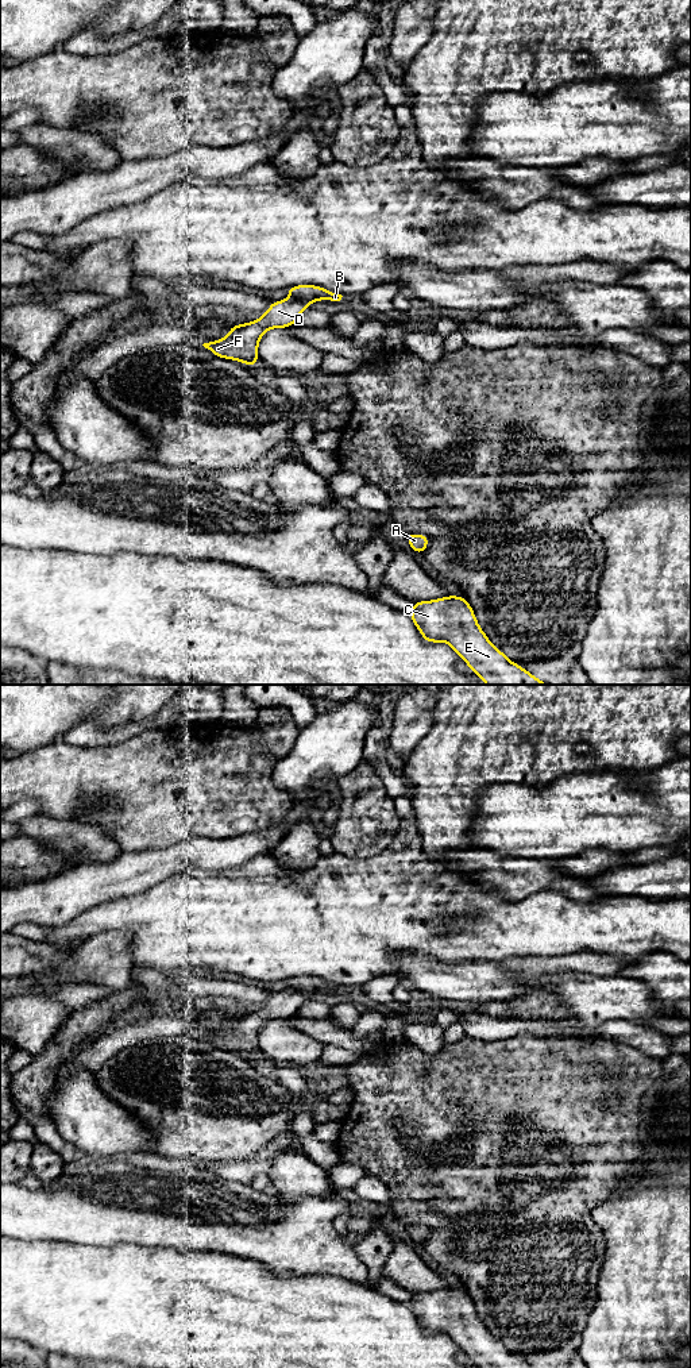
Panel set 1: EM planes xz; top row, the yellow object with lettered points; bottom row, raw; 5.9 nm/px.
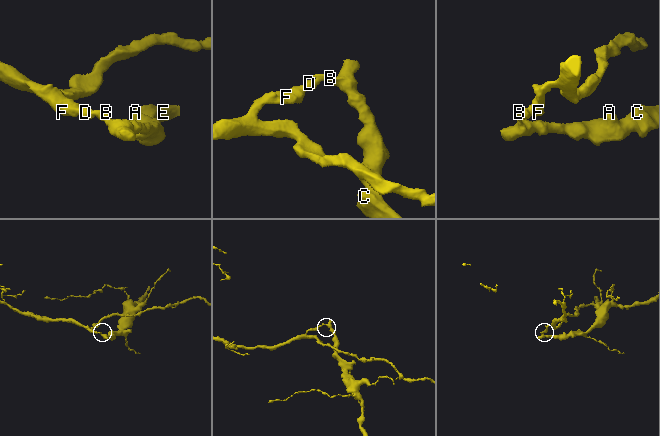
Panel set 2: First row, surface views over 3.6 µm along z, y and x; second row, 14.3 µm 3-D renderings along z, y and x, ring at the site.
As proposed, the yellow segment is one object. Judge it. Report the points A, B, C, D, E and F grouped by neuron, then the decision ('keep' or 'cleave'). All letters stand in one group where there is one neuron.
A B C E / D F; cleave

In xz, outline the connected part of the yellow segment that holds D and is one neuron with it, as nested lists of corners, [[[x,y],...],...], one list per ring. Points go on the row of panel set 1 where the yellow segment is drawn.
[[[301,298],[274,301],[258,320],[240,325],[232,324],[225,338],[202,346],[219,358],[256,367],[262,335],[271,328],[289,328],[297,324],[306,307],[308,304]]]

